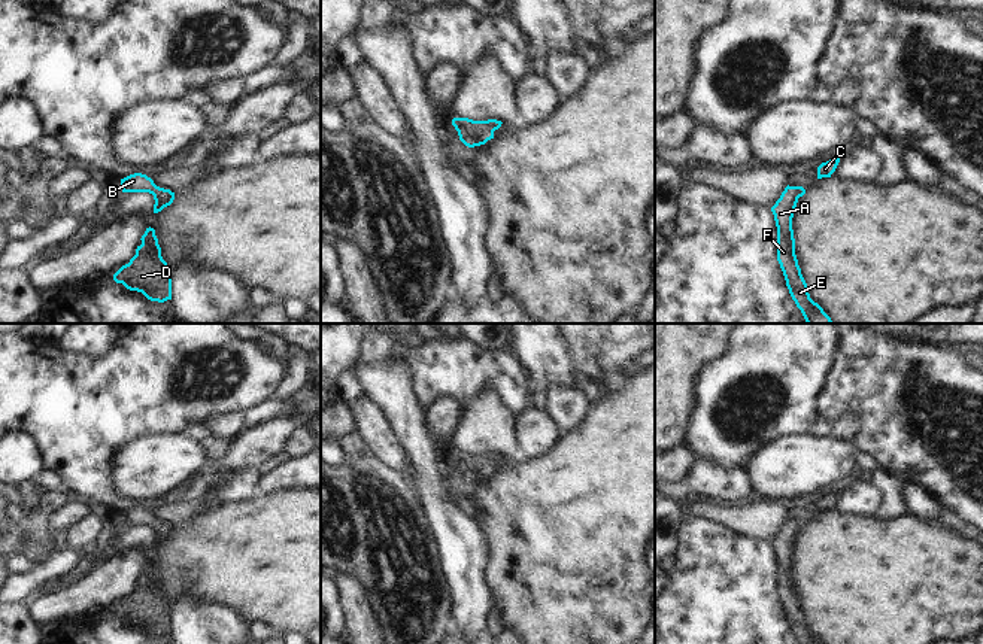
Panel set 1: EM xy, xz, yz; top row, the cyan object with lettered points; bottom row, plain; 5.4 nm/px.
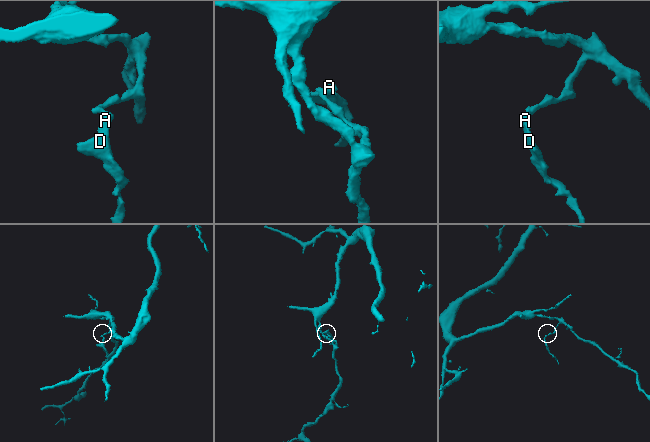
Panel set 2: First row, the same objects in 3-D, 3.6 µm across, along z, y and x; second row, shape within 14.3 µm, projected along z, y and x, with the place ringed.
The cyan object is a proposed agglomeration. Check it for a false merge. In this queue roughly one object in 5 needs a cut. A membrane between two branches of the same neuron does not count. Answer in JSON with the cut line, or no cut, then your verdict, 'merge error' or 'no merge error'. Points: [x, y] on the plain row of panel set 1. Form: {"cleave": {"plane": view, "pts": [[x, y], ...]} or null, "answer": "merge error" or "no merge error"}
{"cleave": null, "answer": "no merge error"}

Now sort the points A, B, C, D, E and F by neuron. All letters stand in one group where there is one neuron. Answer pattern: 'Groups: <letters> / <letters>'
Groups: A B C D E F.

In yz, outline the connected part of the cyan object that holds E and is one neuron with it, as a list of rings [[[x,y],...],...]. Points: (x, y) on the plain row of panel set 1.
[[[786,520],[780,532],[771,541],[777,561],[777,595],[783,605],[786,620],[792,634],[800,644],[823,644],[810,632],[807,617],[801,608],[795,589],[795,572],[792,564],[792,552],[798,532],[805,528],[803,520]]]

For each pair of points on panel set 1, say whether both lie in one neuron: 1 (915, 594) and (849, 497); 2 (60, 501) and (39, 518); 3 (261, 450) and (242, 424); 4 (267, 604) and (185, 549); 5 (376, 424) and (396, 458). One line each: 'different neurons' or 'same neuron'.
1: different neurons
2: same neuron
3: different neurons
4: same neuron
5: same neuron

